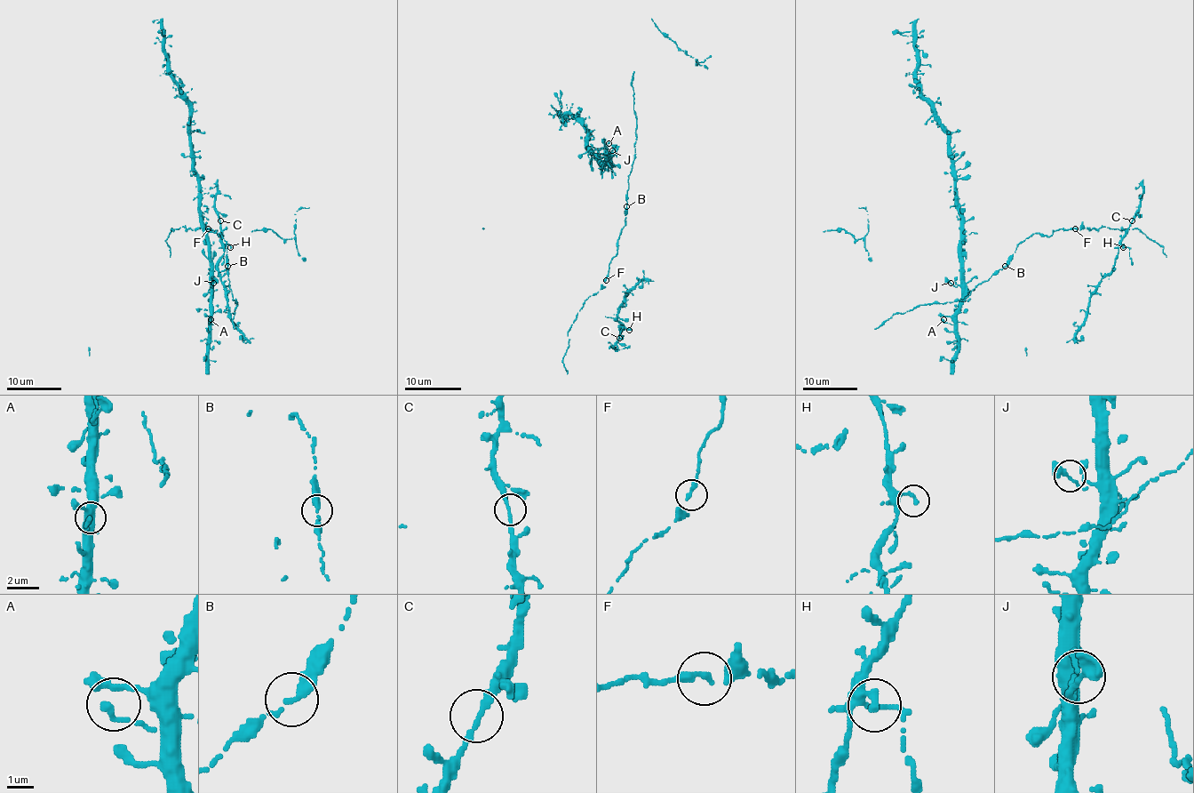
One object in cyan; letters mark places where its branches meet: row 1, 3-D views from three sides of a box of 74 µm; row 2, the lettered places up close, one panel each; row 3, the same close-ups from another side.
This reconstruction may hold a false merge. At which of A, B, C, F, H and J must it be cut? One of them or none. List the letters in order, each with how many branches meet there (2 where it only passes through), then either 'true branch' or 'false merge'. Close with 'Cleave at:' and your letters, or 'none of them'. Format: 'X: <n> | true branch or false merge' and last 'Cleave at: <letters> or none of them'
A: 1 | true branch
B: 2 | true branch
C: 2 | true branch
F: 2 | true branch
H: 1 | true branch
J: 2 | true branch
Cleave at: none of them

